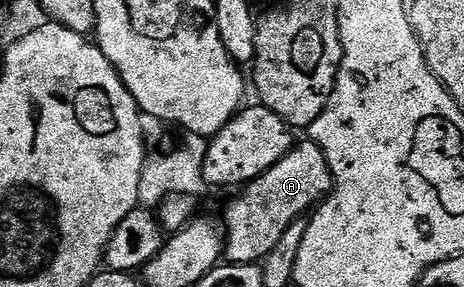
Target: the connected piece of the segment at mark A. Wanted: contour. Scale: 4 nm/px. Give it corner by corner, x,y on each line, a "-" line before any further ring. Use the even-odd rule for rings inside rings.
308,138
302,140
302,144
301,141
294,143
292,150
275,162
271,170
244,185
238,191
241,193
226,206
223,256
228,263
256,264
264,261
265,256
275,250
279,238
287,234
287,226
316,209
333,191
333,175
323,150

